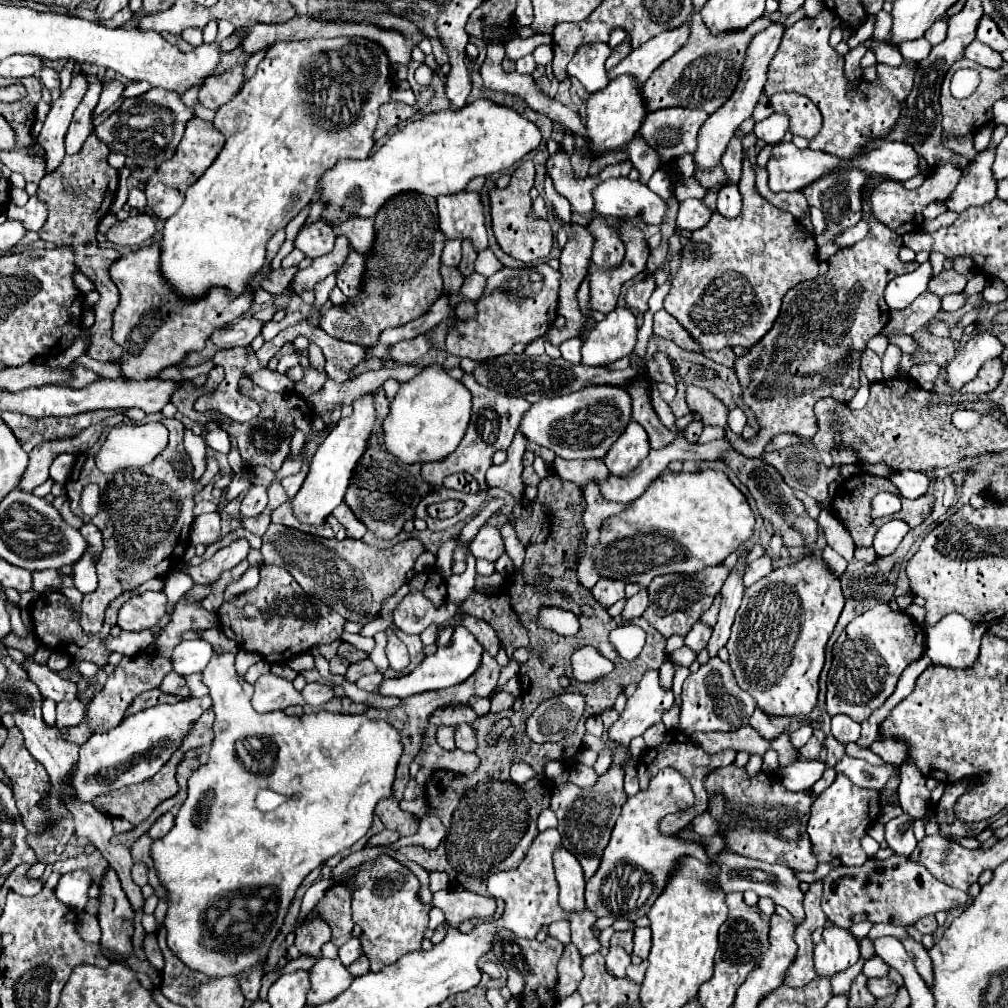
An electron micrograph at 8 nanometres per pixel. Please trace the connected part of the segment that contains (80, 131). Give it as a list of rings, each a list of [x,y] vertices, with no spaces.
[[[88,73],[88,91],[82,99],[82,103],[78,105],[78,109],[74,111],[74,119],[68,127],[68,133],[66,133],[66,153],[68,155],[74,155],[78,153],[78,149],[82,147],[82,143],[86,141],[86,137],[92,133],[94,125],[92,125],[92,111],[98,103],[98,97],[100,97],[100,91],[102,91],[102,81]]]

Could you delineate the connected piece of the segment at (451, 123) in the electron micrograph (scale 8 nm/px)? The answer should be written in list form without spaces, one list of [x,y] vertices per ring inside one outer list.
[[[478,99],[472,105],[466,105],[458,111],[444,109],[440,113],[426,115],[422,119],[408,123],[404,129],[396,131],[374,155],[362,161],[356,159],[338,161],[334,169],[322,173],[322,177],[318,179],[318,189],[320,189],[320,199],[326,201],[326,207],[320,217],[328,221],[336,231],[336,225],[340,225],[350,217],[374,217],[390,197],[402,193],[422,193],[430,197],[458,193],[466,187],[470,179],[478,175],[492,175],[496,171],[506,171],[512,163],[520,161],[526,153],[536,149],[540,141],[542,135],[534,123],[520,117],[514,109],[496,105],[488,99]]]

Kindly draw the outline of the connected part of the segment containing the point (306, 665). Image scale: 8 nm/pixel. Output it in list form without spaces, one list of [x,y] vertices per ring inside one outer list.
[[[302,653],[302,655],[296,655],[290,661],[286,661],[286,665],[290,669],[294,669],[294,671],[304,671],[304,669],[312,669],[314,667],[314,659],[308,653]]]

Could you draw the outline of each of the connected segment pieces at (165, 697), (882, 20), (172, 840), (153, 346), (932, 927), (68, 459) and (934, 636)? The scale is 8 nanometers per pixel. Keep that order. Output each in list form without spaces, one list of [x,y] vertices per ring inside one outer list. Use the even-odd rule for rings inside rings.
[[[158,688],[145,691],[134,698],[126,711],[126,715],[138,713],[160,703],[174,704],[185,698],[162,693]]]
[[[880,11],[880,13],[876,15],[876,21],[874,21],[874,37],[876,37],[878,41],[890,41],[890,29],[892,29],[890,13]]]
[[[214,651],[214,657],[210,659],[210,665],[206,665],[206,669],[202,671],[202,683],[210,689],[210,697],[214,703],[214,713],[216,713],[216,721],[214,721],[214,741],[212,741],[212,749],[210,749],[210,759],[206,765],[200,765],[196,769],[196,773],[192,773],[192,777],[188,779],[188,797],[182,803],[178,815],[176,815],[176,825],[172,827],[170,833],[166,833],[164,837],[156,839],[150,847],[150,857],[154,861],[154,869],[158,873],[160,885],[166,889],[168,897],[168,911],[166,911],[166,919],[164,919],[164,927],[166,927],[166,943],[172,949],[172,953],[192,971],[200,971],[210,979],[220,979],[220,977],[236,977],[238,985],[244,993],[246,999],[256,1001],[258,999],[258,991],[260,991],[260,979],[266,973],[264,971],[264,961],[268,957],[268,949],[276,937],[276,933],[280,931],[284,917],[288,913],[288,907],[294,899],[296,889],[300,887],[300,883],[304,881],[304,877],[316,869],[322,861],[330,859],[332,855],[350,849],[358,839],[362,839],[366,835],[366,831],[372,825],[372,817],[374,817],[374,807],[380,799],[390,797],[392,791],[392,783],[394,783],[394,773],[396,773],[396,765],[398,765],[398,757],[402,755],[402,743],[400,743],[400,733],[390,727],[386,721],[372,721],[364,715],[340,715],[340,713],[328,713],[328,711],[320,711],[320,713],[308,713],[302,717],[290,717],[284,711],[272,711],[272,713],[256,713],[250,705],[252,699],[252,685],[244,683],[244,675],[238,675],[234,669],[234,653],[218,653]],[[228,915],[232,925],[228,923],[220,923],[218,919]],[[234,923],[240,923],[240,933],[242,933],[242,947],[236,947],[240,951],[232,953],[232,945],[218,941],[218,933],[220,931],[236,931],[230,929],[234,927]]]
[[[152,243],[150,247],[132,251],[130,255],[120,257],[108,269],[110,279],[120,291],[120,301],[114,312],[114,335],[112,341],[122,347],[120,357],[120,373],[124,379],[152,379],[170,365],[180,365],[184,357],[192,351],[202,351],[210,335],[240,319],[252,305],[252,291],[260,287],[260,281],[270,273],[270,265],[266,265],[258,277],[254,277],[252,287],[238,299],[228,301],[228,293],[224,289],[212,289],[208,297],[188,303],[178,299],[168,283],[160,275],[158,267],[160,245]]]
[[[930,915],[930,917],[924,917],[924,919],[920,919],[916,925],[914,925],[922,935],[926,935],[926,933],[934,933],[936,931],[936,927],[938,927],[938,923],[936,923],[936,919],[934,919],[934,915]]]
[[[68,453],[58,455],[54,459],[54,463],[50,465],[50,479],[58,481],[58,483],[64,483],[68,479],[68,475],[70,475],[72,465],[74,465],[74,455],[68,455]]]
[[[950,613],[936,625],[926,627],[926,655],[934,665],[966,669],[978,659],[984,633],[986,625]]]

